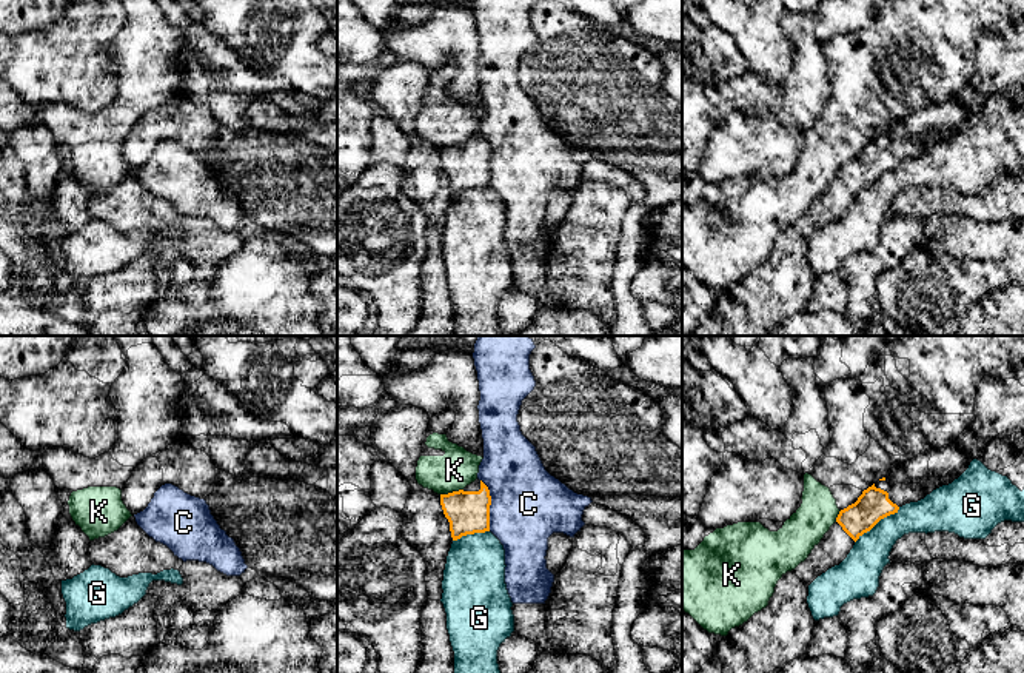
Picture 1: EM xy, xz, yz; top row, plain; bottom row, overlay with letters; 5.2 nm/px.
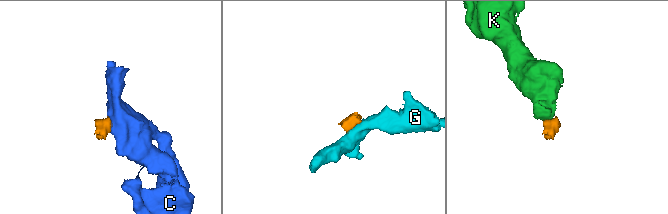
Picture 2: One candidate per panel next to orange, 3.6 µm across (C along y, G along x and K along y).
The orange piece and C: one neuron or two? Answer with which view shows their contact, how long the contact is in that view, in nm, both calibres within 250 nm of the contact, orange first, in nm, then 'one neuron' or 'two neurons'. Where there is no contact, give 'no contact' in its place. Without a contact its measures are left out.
contact in xz; length 280 nm; calibres 220 and 380 nm; two neurons

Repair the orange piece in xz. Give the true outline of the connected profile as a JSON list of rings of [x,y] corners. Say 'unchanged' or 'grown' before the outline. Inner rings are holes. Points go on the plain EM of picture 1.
grown; [[[476,134],[463,145],[440,149],[440,160],[450,177],[453,196],[467,189],[490,186],[491,151],[482,136]]]

